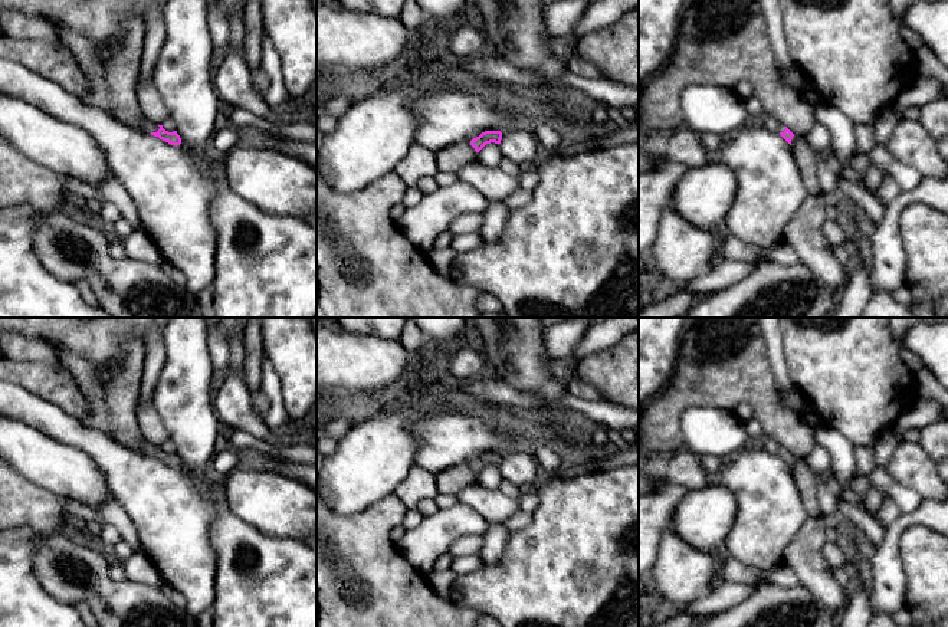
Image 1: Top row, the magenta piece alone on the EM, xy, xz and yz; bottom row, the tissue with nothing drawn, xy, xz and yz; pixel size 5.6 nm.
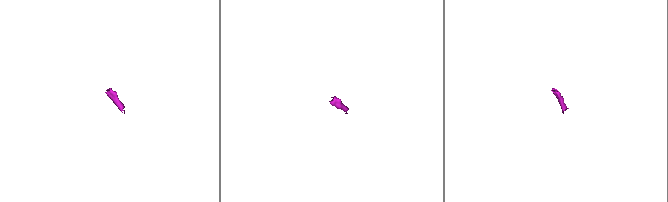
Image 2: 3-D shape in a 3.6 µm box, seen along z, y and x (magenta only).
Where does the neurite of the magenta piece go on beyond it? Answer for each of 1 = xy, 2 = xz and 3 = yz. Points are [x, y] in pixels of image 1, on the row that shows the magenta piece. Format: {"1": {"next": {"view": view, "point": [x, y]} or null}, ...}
{"1": {"next": {"view": "xy", "point": [112, 72]}}, "2": {"next": {"view": "xz", "point": [449, 160]}}, "3": {"next": {"view": "yz", "point": [804, 154]}}}

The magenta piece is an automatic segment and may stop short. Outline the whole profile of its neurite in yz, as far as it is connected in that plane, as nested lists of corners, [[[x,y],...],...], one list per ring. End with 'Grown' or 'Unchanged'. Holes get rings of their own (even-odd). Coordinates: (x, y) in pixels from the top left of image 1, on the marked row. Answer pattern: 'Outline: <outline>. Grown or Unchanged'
Outline: [[[762,112],[758,118],[768,129],[780,134],[793,148],[801,178],[808,194],[817,194],[821,188],[817,175],[817,157],[804,135],[793,134],[777,118]]]. Grown

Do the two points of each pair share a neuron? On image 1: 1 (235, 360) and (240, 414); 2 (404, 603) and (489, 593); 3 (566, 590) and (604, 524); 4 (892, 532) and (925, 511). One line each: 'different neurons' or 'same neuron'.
1: same neuron
2: different neurons
3: same neuron
4: same neuron

